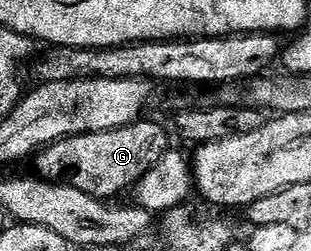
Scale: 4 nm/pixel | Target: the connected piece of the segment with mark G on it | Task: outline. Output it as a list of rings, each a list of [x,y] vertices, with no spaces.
[[[147,122],[130,123],[127,127],[105,133],[74,135],[44,147],[37,155],[38,178],[48,179],[51,183],[68,183],[70,187],[81,189],[81,193],[89,193],[89,197],[104,201],[114,200],[114,195],[122,191],[130,192],[169,150],[166,129],[159,123]]]

